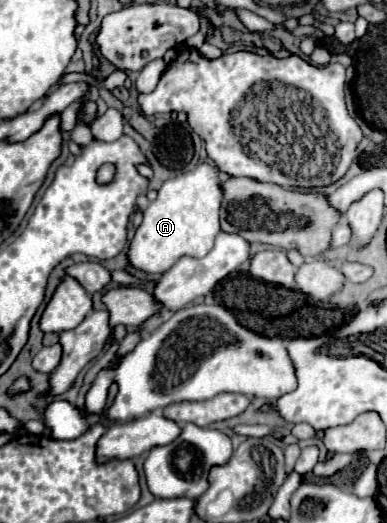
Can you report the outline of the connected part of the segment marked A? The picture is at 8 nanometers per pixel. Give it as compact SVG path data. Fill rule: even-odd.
M197 165L195 171L169 179L157 191L155 201L143 213L143 221L137 227L127 261L131 267L161 275L167 271L179 257L205 257L213 249L213 239L219 229L219 209L221 209L221 189L217 179L217 169L213 165Z

